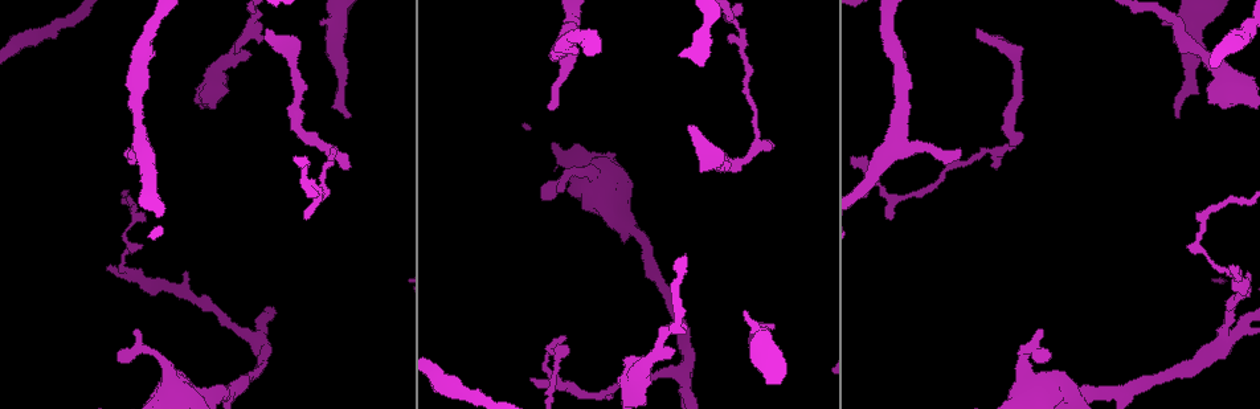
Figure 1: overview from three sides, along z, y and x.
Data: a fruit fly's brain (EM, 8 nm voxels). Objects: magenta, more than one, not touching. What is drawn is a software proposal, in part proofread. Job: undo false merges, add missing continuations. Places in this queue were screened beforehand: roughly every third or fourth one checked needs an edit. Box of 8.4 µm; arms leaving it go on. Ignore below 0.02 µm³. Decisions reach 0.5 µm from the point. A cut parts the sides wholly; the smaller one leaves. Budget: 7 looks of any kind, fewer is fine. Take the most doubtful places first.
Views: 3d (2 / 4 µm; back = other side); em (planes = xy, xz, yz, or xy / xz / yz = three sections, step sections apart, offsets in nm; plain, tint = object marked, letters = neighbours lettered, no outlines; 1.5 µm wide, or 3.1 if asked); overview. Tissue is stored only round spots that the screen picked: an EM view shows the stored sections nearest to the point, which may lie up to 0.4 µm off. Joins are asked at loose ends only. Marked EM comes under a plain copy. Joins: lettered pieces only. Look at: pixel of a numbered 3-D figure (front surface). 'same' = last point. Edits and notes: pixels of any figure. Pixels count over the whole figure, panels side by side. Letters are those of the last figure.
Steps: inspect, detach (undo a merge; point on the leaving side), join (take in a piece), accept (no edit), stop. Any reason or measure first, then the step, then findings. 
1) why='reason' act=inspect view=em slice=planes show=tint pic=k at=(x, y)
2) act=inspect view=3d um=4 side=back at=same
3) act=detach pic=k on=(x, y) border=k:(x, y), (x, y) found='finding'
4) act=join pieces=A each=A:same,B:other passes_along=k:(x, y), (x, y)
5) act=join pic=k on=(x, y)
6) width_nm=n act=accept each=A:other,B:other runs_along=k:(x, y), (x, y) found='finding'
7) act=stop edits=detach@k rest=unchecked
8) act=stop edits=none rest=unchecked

why='free end' act=inspect view=3d um=4 pic=1 at=(773, 323)

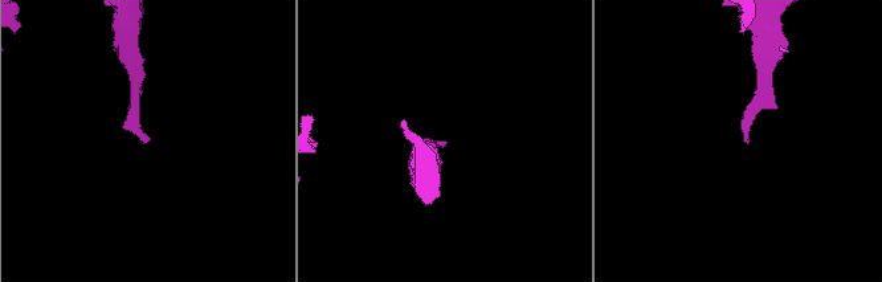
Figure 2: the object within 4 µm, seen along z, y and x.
act=inspect view=em slice=xz step=4 show=tint pic=2 at=(744, 139)

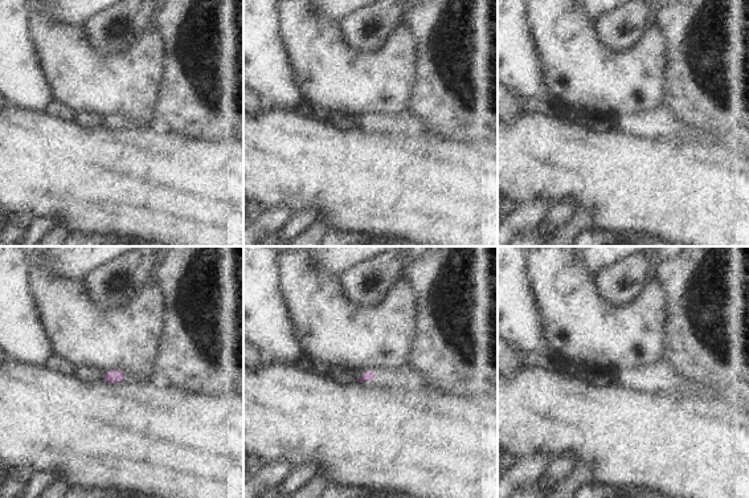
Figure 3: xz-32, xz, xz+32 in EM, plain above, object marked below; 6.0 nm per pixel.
act=inspect view=em slice=planes show=letters at=same

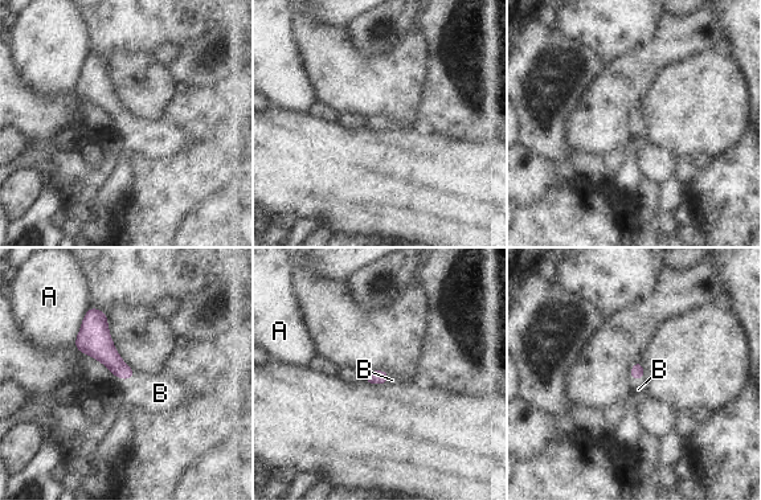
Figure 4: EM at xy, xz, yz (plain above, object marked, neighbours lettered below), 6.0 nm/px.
act=join pieces=B each=A:other,B:same passes_along=4:(101, 347), (125, 378), (160, 393) found='it goes on there'

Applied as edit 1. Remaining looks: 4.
why='an open end' act=inspect view=3d um=2 pic=1 at=(960, 151)

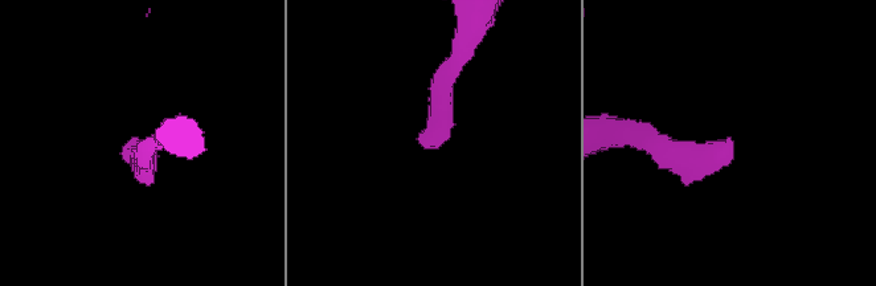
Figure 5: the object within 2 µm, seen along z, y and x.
act=inspect view=em slice=planes show=letters pic=5 at=(127, 140)

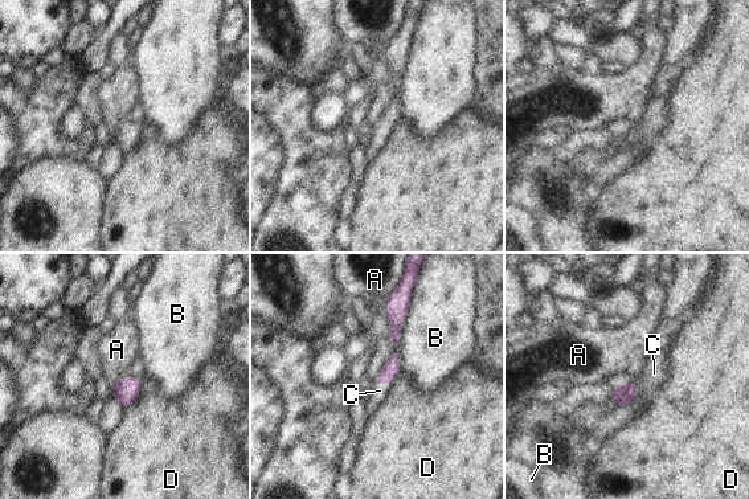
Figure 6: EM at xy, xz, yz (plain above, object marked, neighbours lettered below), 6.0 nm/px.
longest_contact=B:320nm act=join pieces=C each=A:other,B:other,C:same,D:other passes_along=6:(391, 369), (381, 383), (380, 391) found='it goes on there'

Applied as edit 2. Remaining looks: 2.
act=stop edits=join@4,join@6 rest=unchecked

